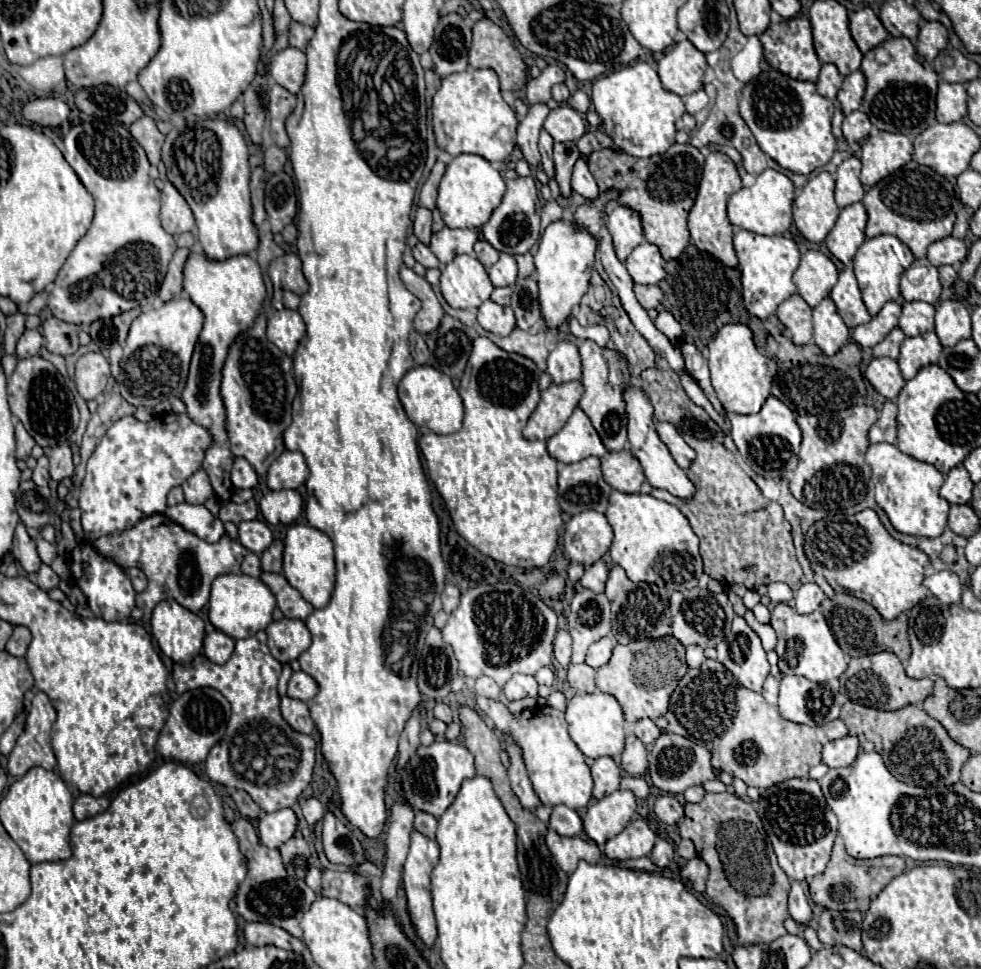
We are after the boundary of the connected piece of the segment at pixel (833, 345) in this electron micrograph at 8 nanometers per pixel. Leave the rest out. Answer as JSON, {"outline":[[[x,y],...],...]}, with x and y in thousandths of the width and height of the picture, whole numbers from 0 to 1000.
{"outline":[[[842,307],[836,315],[830,317],[830,352],[842,364],[850,366],[862,356],[866,350],[866,342],[858,331],[850,311]]]}

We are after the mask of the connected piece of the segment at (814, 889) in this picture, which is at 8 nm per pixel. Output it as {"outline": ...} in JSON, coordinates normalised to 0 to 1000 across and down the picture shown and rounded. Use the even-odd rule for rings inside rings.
{"outline":[[[854,862],[850,868],[850,878],[848,878],[848,886],[844,891],[844,895],[840,897],[840,901],[832,903],[826,907],[826,926],[832,934],[840,936],[840,938],[850,938],[850,940],[877,940],[883,942],[887,936],[887,930],[917,901],[922,901],[924,893],[919,884],[895,884],[895,886],[887,886],[883,889],[883,893],[879,893],[877,889],[873,889],[871,884],[866,884],[860,876],[858,864]]]}

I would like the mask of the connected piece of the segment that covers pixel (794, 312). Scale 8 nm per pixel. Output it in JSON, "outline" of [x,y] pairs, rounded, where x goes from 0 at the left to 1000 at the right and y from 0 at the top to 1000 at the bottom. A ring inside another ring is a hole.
{"outline":[[[813,302],[795,313],[793,329],[805,340],[809,356],[822,356],[828,352],[828,319]]]}

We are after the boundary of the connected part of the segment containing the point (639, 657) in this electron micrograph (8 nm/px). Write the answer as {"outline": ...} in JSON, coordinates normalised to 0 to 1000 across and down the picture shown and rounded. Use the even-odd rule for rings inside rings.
{"outline":[[[679,655],[672,659],[644,662],[642,666],[628,666],[624,680],[608,692],[608,707],[612,713],[626,717],[636,732],[638,744],[646,746],[656,740],[669,742],[679,738],[681,721],[699,692],[697,666],[689,657]]]}

